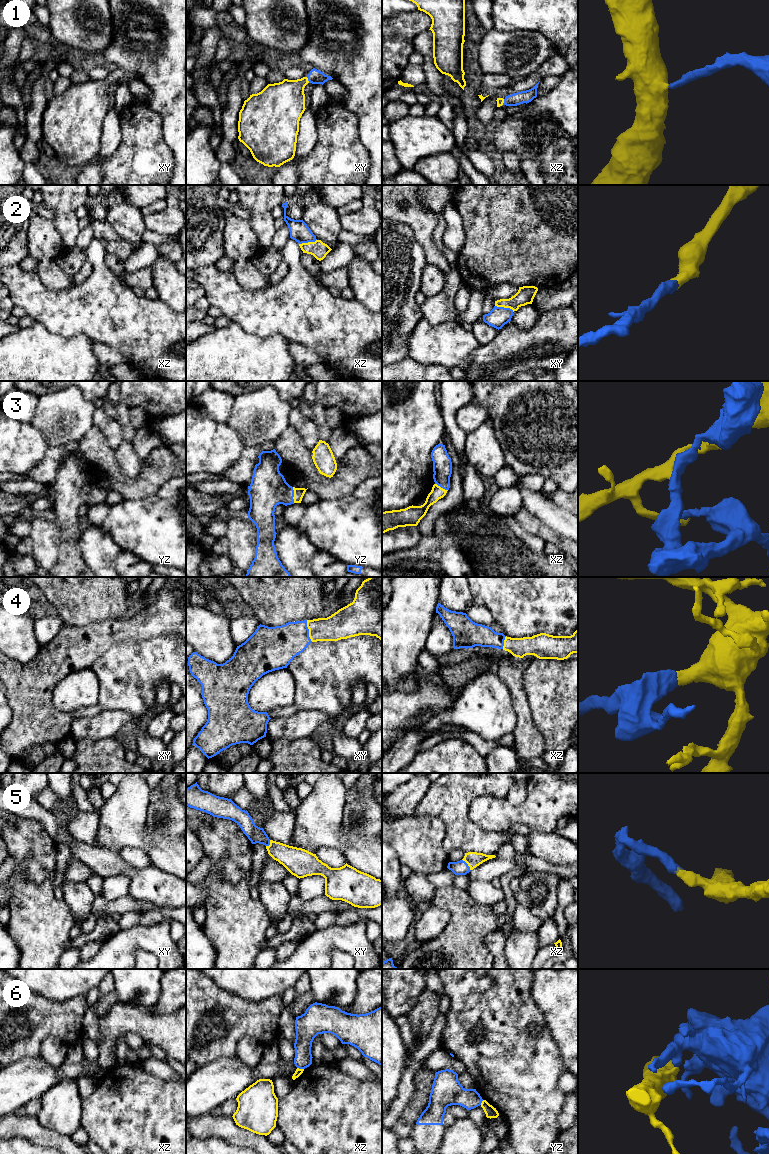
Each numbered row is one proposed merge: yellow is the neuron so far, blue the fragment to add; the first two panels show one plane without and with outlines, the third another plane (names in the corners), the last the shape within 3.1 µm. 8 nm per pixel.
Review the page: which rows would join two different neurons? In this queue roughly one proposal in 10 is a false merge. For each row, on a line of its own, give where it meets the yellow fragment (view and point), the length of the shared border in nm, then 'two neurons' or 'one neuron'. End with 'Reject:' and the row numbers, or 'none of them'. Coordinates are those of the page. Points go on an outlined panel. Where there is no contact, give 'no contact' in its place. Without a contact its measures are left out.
1: meets yellow in xy at (307, 80); contact 50 nm long; one neuron
2: meets yellow in xy at (504, 307); contact 160 nm long; one neuron
3: meets yellow in yz at (294, 495); contact 130 nm long; one neuron
4: meets yellow in xy at (309, 631); contact 180 nm long; one neuron
5: meets yellow in xz at (468, 865); contact 120 nm long; one neuron
6: meets yellow in xz at (300, 1069); contact 60 nm long; two neurons
Reject: 6

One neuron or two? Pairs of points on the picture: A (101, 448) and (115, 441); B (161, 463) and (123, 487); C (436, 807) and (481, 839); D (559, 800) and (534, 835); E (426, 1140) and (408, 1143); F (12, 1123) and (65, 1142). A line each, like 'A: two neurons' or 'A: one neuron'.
A: two neurons
B: one neuron
C: one neuron
D: two neurons
E: two neurons
F: one neuron

